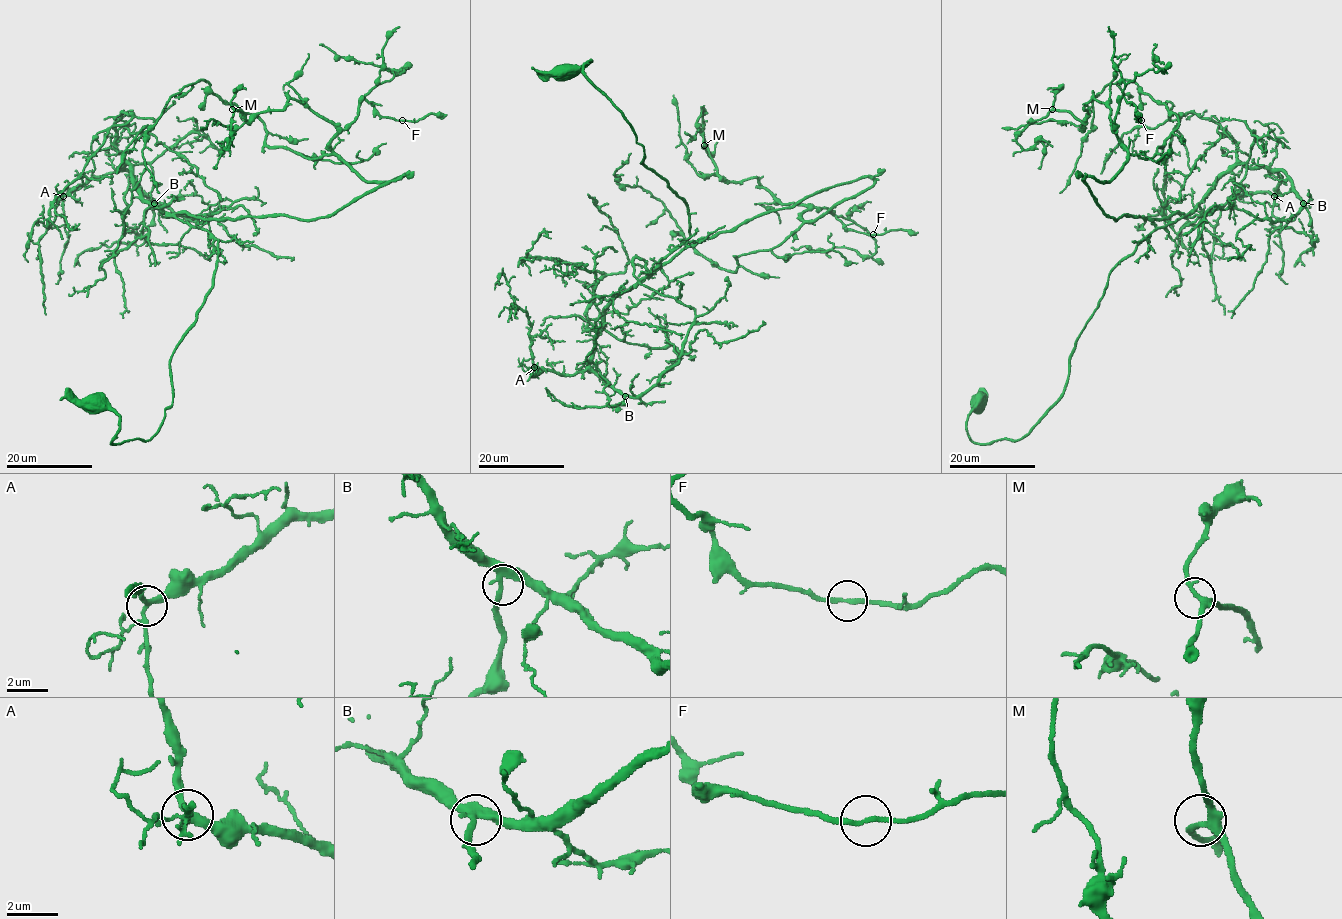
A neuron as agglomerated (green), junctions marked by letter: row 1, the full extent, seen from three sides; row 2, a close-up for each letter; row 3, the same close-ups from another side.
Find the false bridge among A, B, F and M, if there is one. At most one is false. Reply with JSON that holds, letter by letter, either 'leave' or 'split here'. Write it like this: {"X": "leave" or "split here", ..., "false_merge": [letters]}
{"A": "leave", "B": "leave", "F": "leave", "M": "leave", "false_merge": []}

